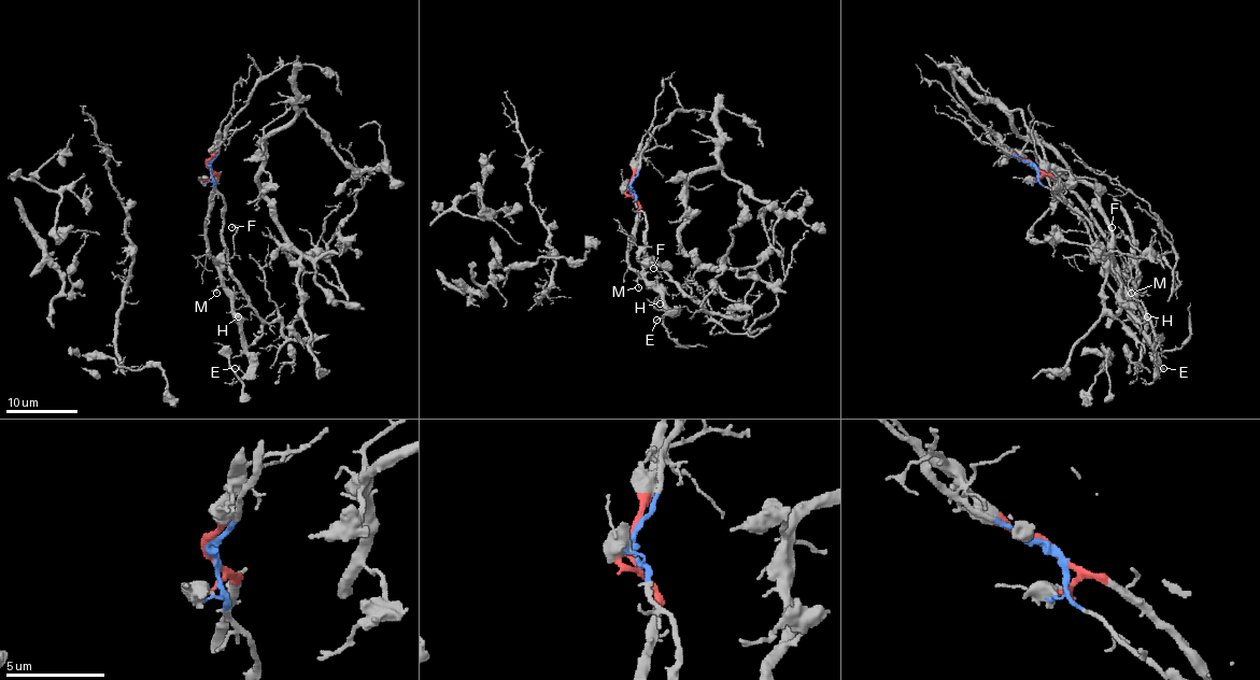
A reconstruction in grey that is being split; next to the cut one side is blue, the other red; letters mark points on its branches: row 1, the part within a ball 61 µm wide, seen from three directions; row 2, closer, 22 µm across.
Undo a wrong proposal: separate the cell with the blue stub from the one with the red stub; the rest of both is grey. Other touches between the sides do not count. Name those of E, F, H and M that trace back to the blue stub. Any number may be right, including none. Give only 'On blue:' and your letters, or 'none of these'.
On blue: none of these

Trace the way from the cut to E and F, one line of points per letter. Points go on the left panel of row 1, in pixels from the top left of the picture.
E: (208, 166), (217, 174), (217, 185), (207, 242), (249, 359), (243, 373), (235, 368)
F: (208, 166), (217, 174), (207, 242), (212, 259), (218, 267), (235, 251), (232, 237), (237, 228), (231, 228)

